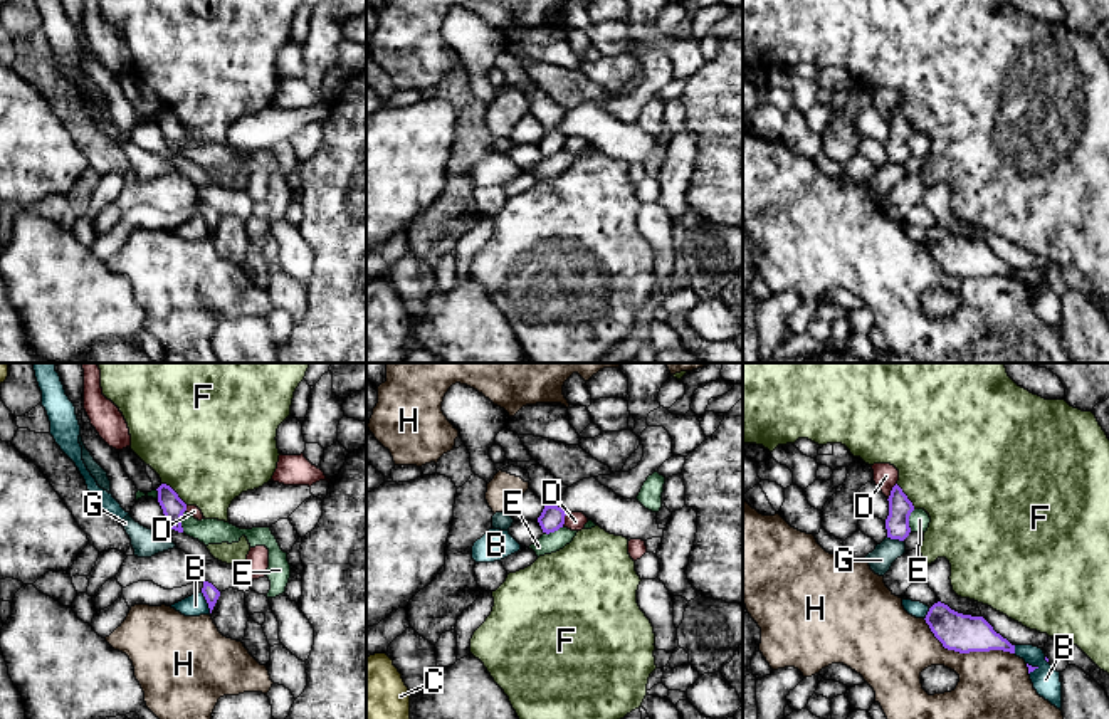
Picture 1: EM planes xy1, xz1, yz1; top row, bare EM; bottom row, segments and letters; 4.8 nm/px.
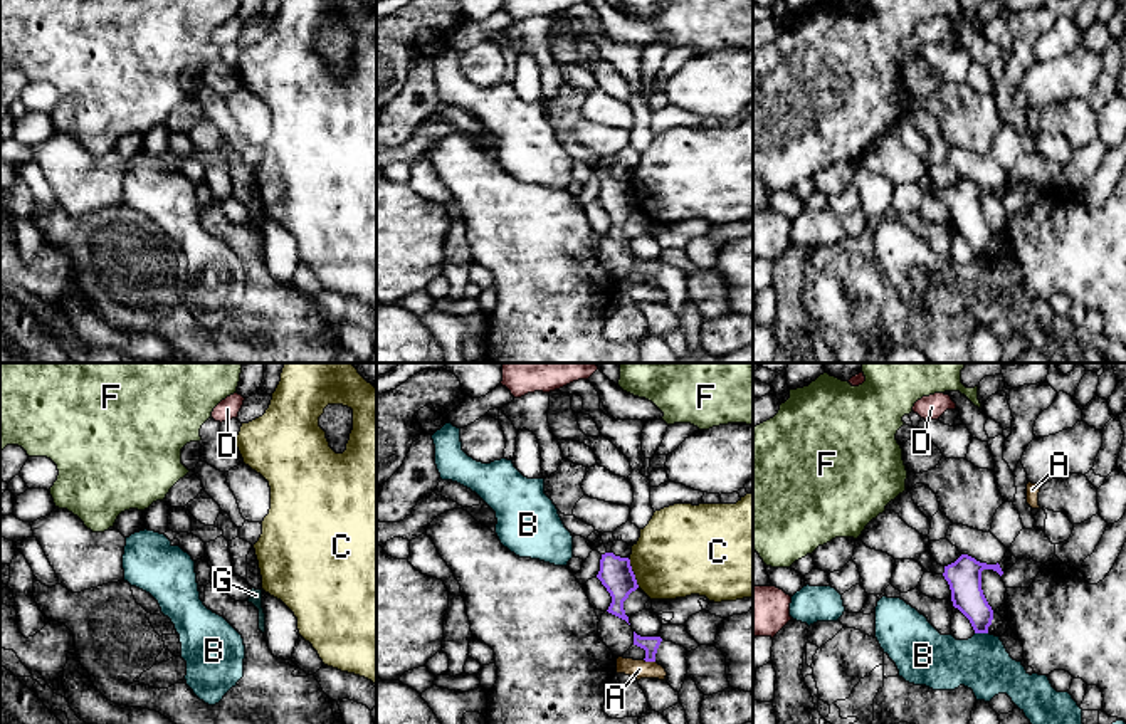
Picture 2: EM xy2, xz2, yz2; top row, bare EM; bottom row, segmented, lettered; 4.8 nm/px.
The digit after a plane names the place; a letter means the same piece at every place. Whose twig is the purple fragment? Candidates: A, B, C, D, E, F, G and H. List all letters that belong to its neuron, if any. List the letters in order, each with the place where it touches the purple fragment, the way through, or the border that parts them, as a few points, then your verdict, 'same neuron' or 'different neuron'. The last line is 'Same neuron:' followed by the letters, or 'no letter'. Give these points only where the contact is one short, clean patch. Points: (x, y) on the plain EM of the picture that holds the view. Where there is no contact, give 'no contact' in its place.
A: xz2 (649, 284) | along xz2 (644, 283), (654, 286) | different neuron
B: xy1 (207, 225) | different neuron
C: xz2 (632, 197) | different neuron
D: yz1 (891, 115) | different neuron
E: yz1 (908, 145) | along yz1 (914, 133), (909, 140), (909, 155) | different neuron
F: xy1 (175, 116) | different neuron
G: yz1 (896, 162) | different neuron
H: yz1 (965, 276) | different neuron
Same neuron: no letter

